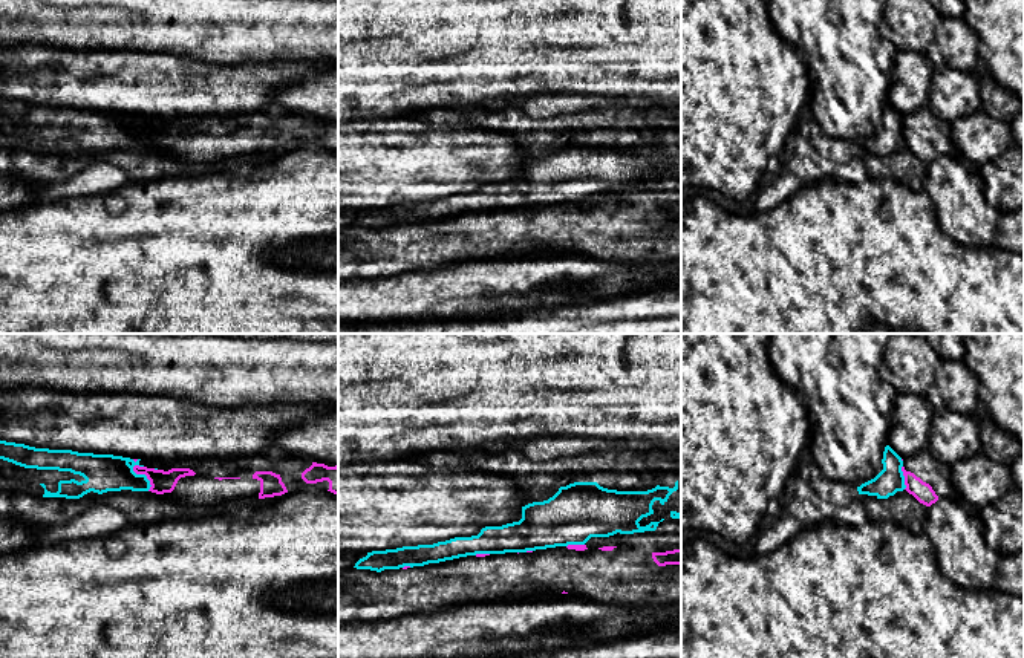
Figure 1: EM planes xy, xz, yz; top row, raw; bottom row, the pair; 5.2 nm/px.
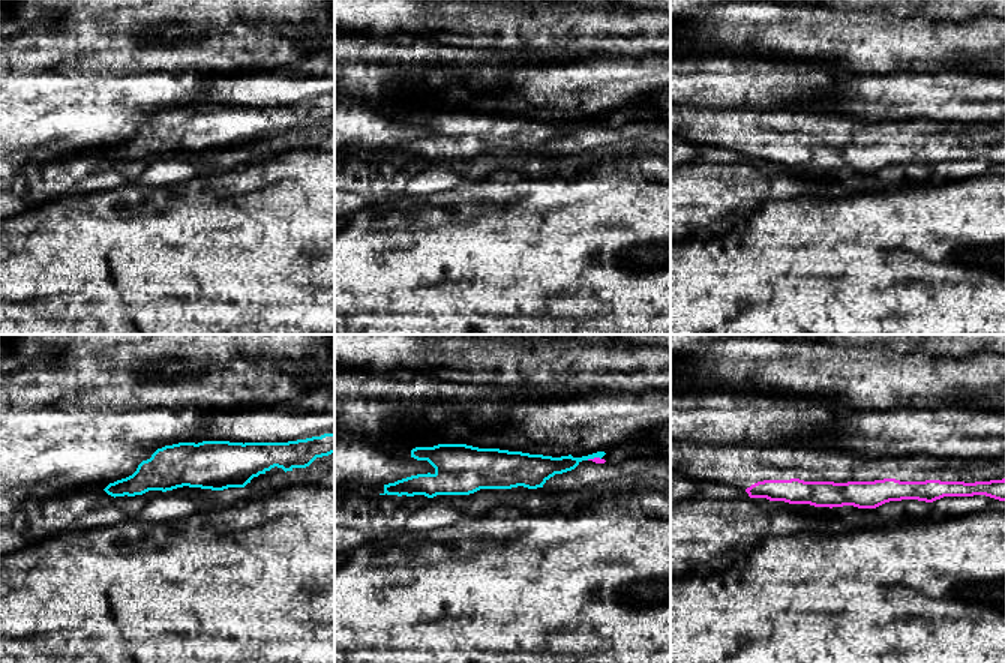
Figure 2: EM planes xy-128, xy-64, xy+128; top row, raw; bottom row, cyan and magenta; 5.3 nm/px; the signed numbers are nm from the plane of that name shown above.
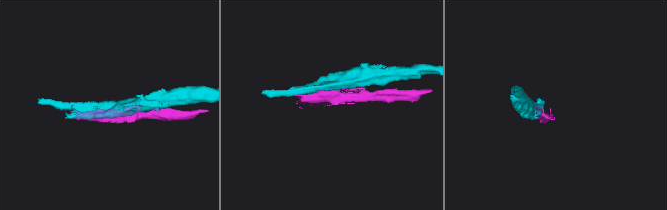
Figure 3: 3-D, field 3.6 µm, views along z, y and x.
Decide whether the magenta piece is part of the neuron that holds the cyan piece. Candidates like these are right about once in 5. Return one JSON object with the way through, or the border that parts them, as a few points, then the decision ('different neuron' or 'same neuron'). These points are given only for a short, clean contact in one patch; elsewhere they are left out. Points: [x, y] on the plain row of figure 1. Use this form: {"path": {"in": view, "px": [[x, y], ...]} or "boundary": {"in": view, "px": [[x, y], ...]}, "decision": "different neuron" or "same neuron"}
{"decision": "different neuron"}

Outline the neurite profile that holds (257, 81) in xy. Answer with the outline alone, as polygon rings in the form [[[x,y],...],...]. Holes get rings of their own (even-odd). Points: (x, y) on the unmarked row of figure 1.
[[[0,47],[0,98],[142,118],[242,115],[274,109],[277,89],[338,67],[331,61],[213,66],[142,50]]]

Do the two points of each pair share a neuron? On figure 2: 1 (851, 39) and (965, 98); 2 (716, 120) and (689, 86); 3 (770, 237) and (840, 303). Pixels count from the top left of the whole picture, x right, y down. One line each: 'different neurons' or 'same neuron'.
1: different neurons
2: different neurons
3: same neuron

